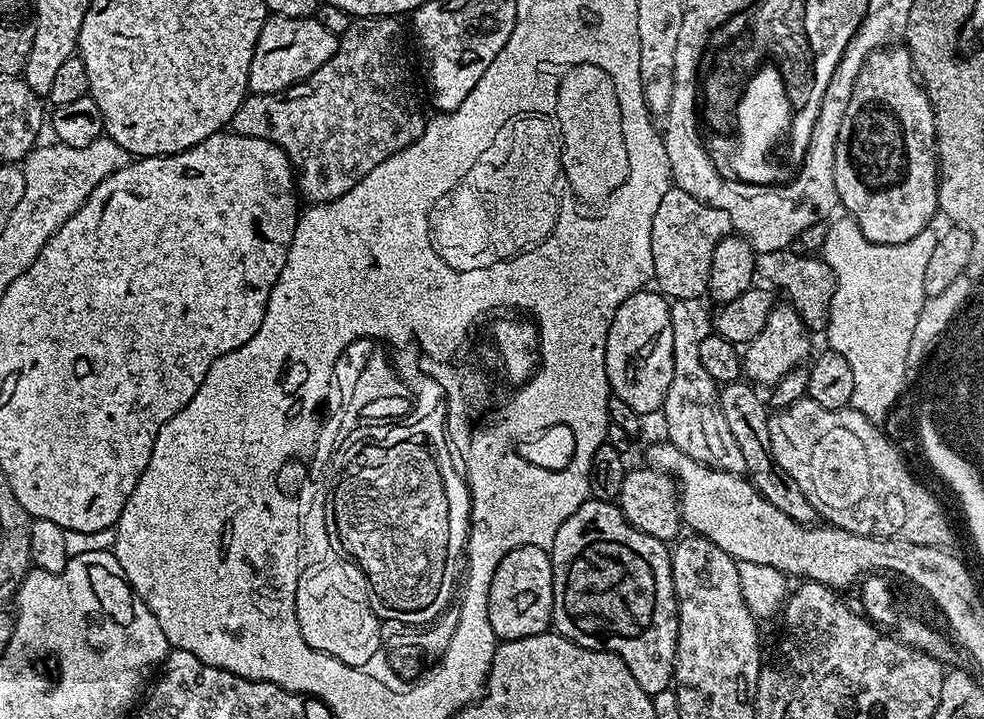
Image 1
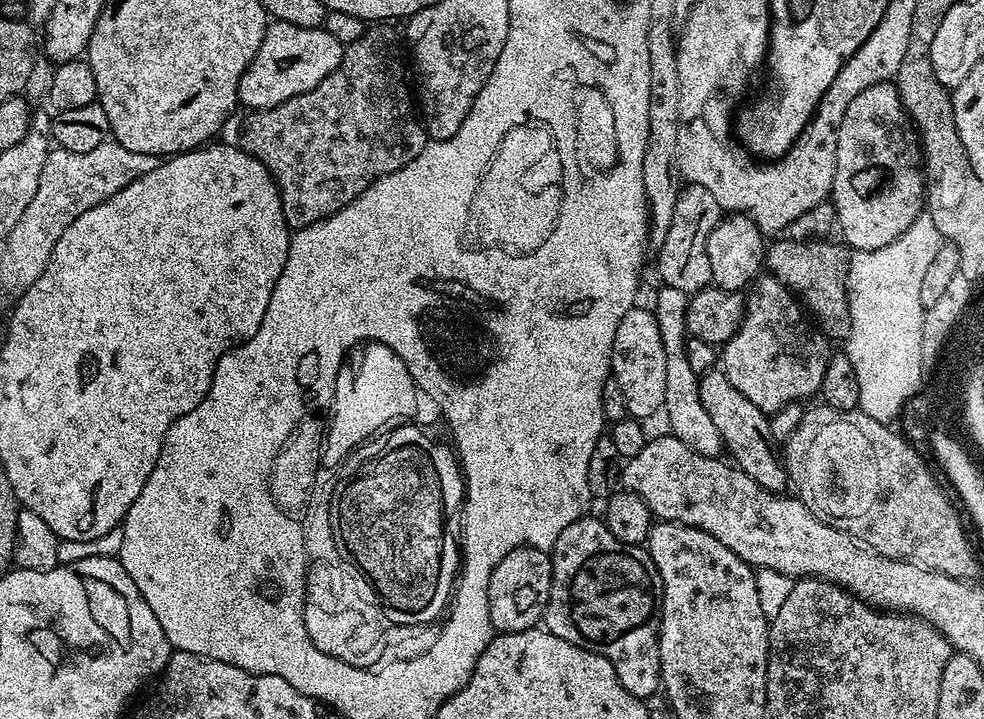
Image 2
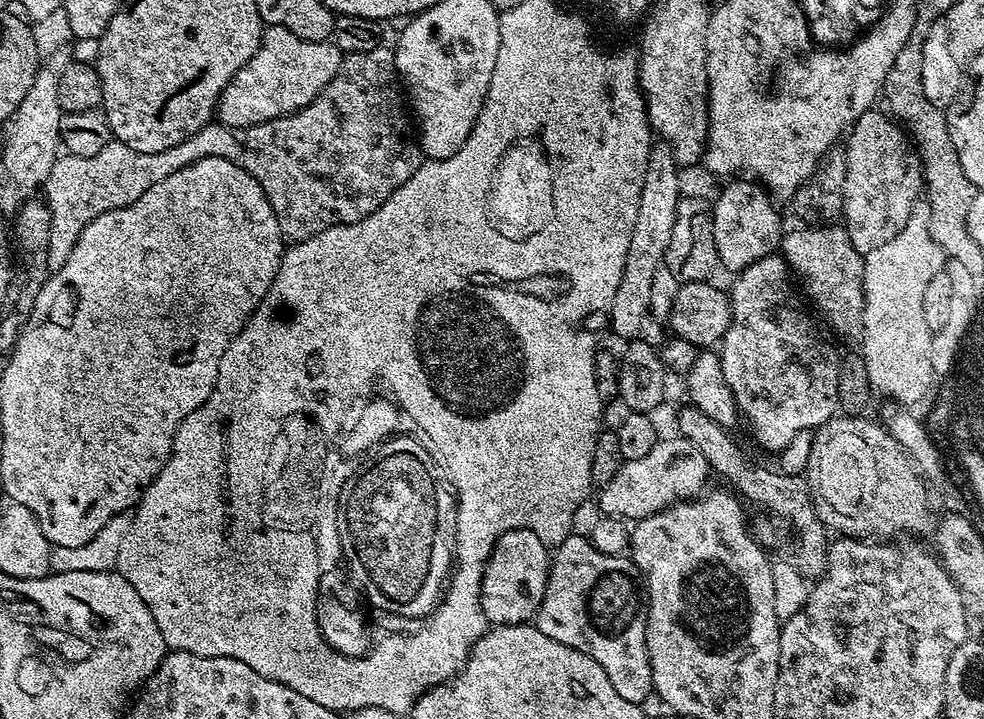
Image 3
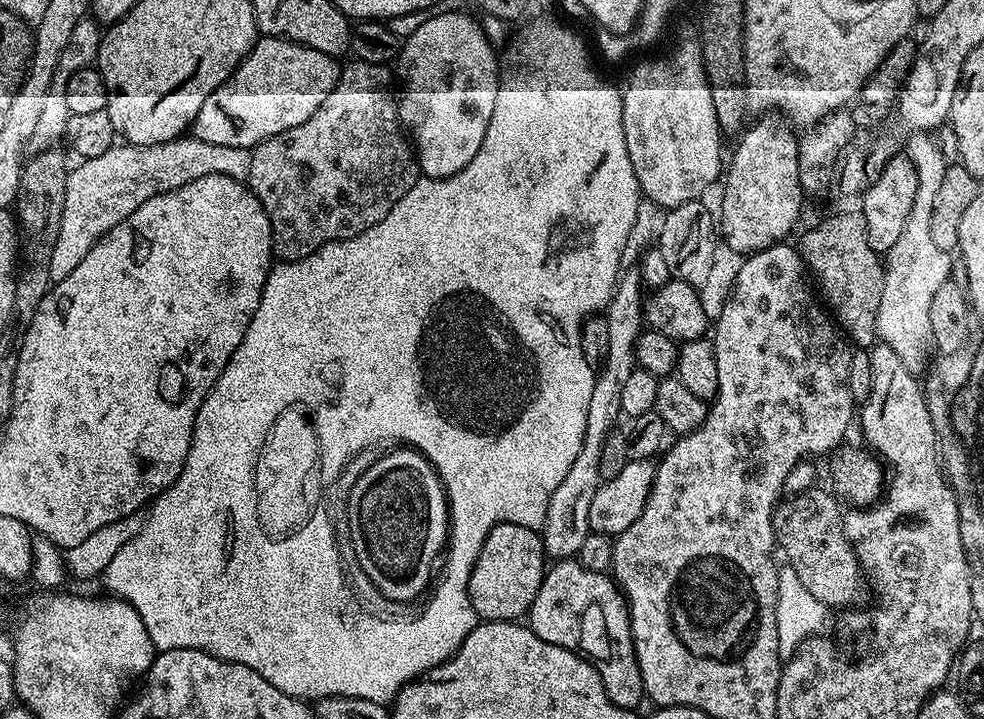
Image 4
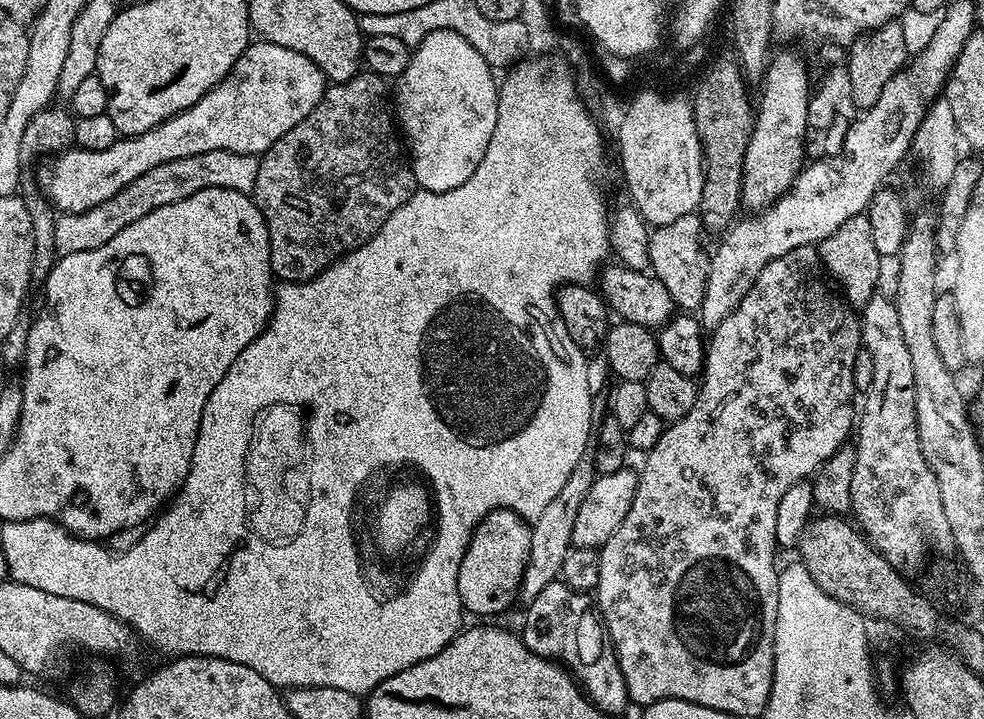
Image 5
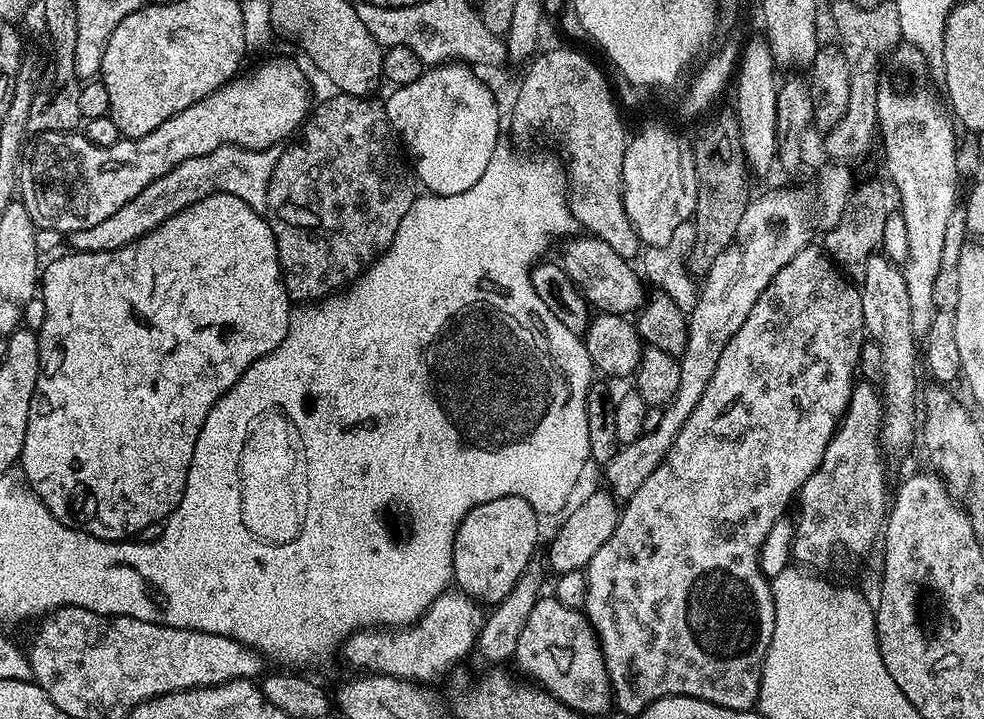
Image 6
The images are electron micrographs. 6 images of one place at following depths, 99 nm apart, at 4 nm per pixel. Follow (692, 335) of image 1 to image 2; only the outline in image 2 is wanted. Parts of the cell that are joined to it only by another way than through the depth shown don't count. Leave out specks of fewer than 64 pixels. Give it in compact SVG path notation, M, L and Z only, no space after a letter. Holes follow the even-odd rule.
M660 286L656 292L656 305L650 311L656 315L658 330L662 334L662 350L666 350L666 398L664 408L670 414L671 435L678 437L686 446L690 446L703 456L719 457L724 443L718 434L718 426L714 426L710 414L706 414L706 406L702 406L700 397L700 376L690 367L690 358L686 358L686 346L690 339L686 316L689 293Z

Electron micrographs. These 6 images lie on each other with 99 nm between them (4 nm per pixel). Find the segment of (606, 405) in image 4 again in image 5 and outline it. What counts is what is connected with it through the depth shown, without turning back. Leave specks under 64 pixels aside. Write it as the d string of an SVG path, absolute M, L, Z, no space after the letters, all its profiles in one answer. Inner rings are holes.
M585 454L570 470L570 478L566 478L566 486L554 497L554 502L542 510L542 514L537 520L531 521L530 527L530 558L526 562L526 570L520 583L519 599L524 602L531 602L546 590L546 586L557 583L562 562L566 562L566 554L574 547L572 535L574 534L574 521L578 518L578 509L582 507L582 501L586 499L586 494L590 486L595 482L598 473L596 463L593 462L591 455Z

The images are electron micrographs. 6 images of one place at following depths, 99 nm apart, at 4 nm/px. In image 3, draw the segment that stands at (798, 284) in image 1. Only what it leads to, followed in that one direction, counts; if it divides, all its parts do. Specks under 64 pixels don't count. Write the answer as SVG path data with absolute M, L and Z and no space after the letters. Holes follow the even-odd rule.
M825 223L823 226L797 226L783 233L779 251L797 277L804 279L803 291L808 291L807 299L814 305L817 313L824 312L828 324L840 336L859 341L864 334L864 256L854 248L847 227L840 224Z

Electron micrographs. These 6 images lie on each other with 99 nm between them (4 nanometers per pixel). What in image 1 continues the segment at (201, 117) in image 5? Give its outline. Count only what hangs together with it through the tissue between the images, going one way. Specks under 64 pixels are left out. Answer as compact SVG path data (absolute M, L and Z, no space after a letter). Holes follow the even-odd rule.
M269 15L262 26L262 34L258 34L258 42L254 46L254 58L250 62L250 74L248 75L248 90L252 94L274 94L310 78L322 62L330 62L332 55L340 45L338 37L330 34L322 22L307 16L306 18L286 18L285 16Z

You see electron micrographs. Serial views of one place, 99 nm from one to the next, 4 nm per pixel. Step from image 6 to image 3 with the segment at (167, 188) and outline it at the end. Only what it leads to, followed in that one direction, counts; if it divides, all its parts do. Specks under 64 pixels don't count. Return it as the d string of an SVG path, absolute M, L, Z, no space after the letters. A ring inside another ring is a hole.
M213 122L198 130L198 134L186 138L186 142L178 142L178 146L158 154L142 154L130 150L130 146L125 144L110 142L93 156L61 155L54 162L42 189L42 199L52 219L48 234L51 267L57 269L64 264L82 230L98 214L130 206L130 202L150 190L154 182L162 182L162 178L168 178L174 170L190 166L190 162L198 162L202 158L239 161L241 147L241 137L233 129Z

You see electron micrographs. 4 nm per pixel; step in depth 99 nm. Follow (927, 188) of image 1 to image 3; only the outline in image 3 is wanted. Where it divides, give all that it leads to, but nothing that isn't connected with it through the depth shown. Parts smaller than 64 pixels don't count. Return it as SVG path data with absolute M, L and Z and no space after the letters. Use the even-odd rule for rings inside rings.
M866 111L857 118L847 133L848 150L844 152L846 184L842 216L848 219L850 240L861 254L878 250L878 246L890 242L906 226L926 184L925 165L920 162L919 152L910 150L905 129L876 111Z

